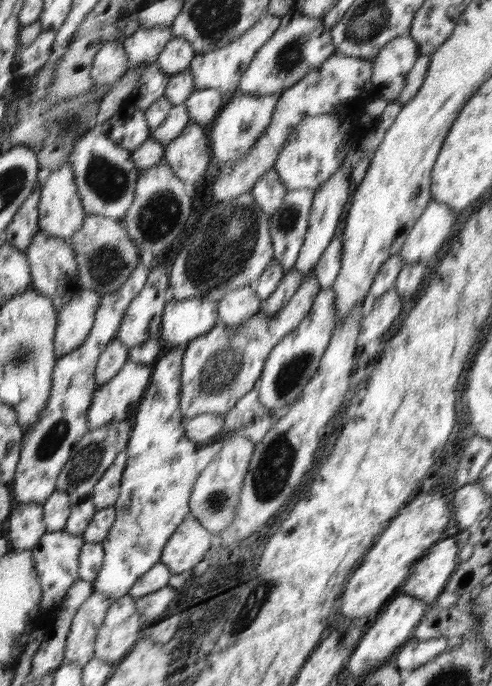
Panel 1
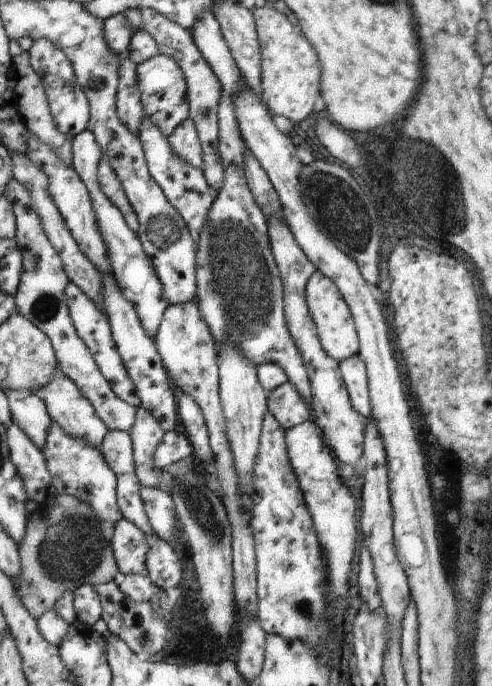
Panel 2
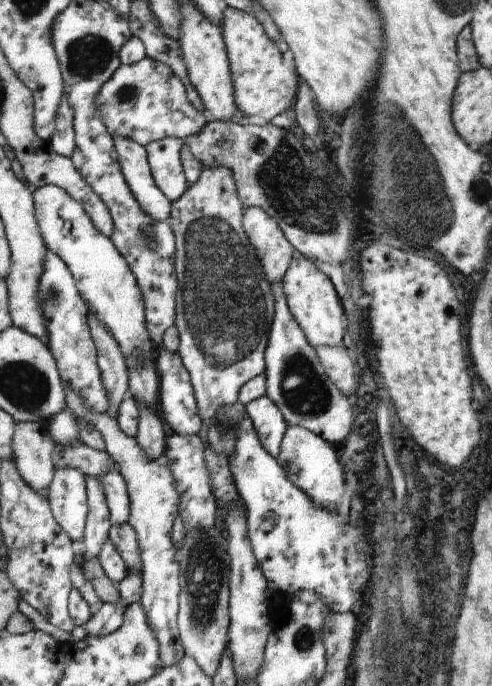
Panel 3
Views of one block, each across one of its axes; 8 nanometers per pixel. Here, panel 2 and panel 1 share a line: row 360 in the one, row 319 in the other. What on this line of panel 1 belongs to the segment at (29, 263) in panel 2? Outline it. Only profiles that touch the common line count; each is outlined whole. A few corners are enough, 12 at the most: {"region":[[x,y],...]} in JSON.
{"region":[[81,289],[57,311],[57,359],[90,334],[101,296]]}

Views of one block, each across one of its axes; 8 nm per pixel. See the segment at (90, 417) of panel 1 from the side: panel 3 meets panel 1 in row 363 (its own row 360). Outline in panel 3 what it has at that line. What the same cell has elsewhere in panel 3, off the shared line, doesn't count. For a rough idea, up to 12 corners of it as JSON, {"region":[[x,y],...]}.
{"region":[[55,185],[36,189],[46,247],[66,264],[127,367],[156,349],[111,238]]}

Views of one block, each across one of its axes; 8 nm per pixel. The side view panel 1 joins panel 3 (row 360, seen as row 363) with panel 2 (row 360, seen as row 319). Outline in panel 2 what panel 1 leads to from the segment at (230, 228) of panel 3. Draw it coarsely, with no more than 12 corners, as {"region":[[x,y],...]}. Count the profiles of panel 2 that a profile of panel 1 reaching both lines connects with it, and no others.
{"region":[[245,170],[196,241],[214,344],[276,364],[312,409],[283,282]]}

